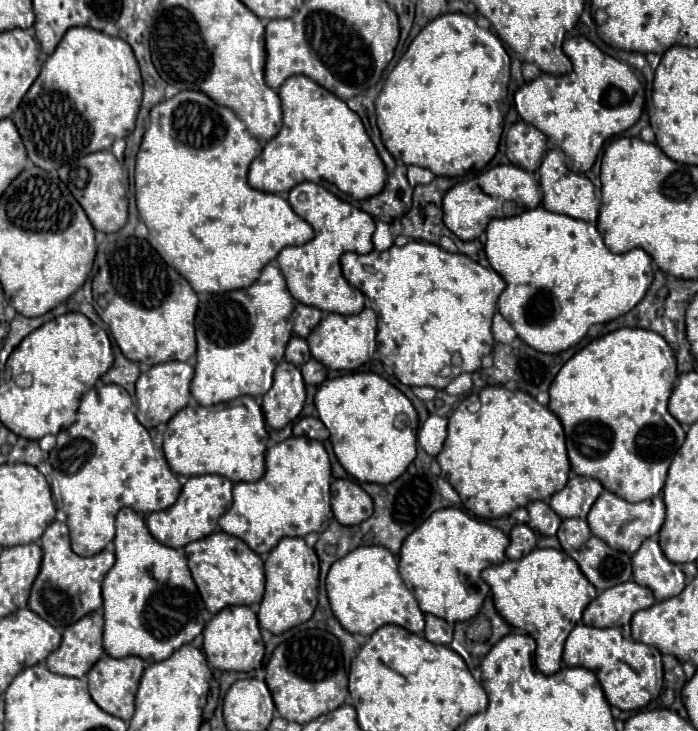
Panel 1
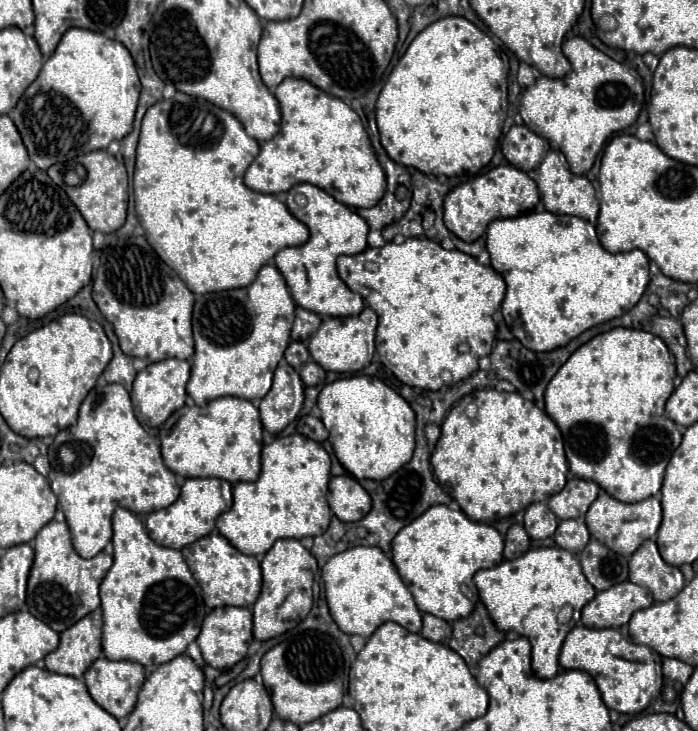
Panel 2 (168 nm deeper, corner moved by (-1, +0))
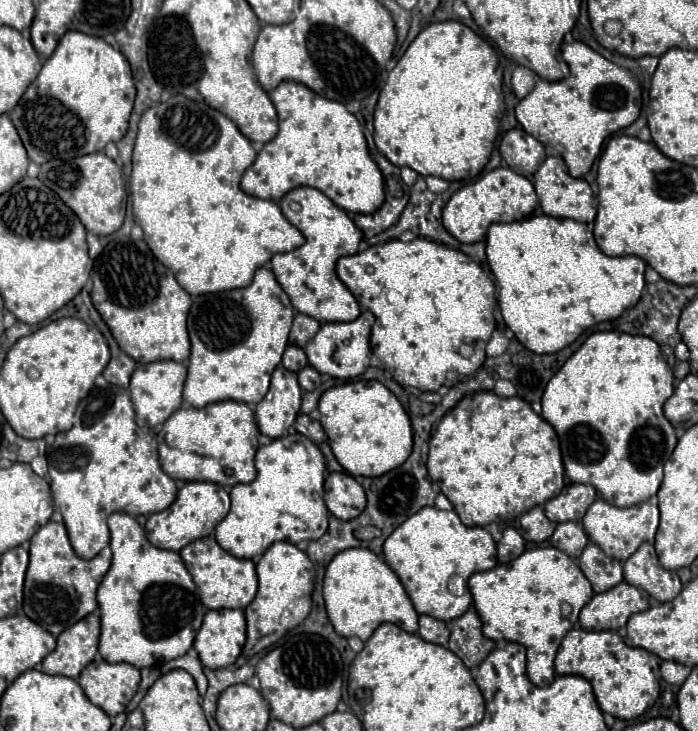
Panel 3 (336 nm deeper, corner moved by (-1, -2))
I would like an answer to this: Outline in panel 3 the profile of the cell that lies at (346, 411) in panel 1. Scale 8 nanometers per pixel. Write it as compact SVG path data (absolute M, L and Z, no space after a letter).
M378 380L334 386L320 398L320 424L340 466L352 476L380 476L406 462L412 452L412 424L398 398Z

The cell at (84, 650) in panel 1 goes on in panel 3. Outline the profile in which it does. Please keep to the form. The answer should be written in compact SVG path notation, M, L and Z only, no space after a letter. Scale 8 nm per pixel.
M96 610L58 636L56 650L42 660L42 672L78 678L98 652L98 636L100 612Z

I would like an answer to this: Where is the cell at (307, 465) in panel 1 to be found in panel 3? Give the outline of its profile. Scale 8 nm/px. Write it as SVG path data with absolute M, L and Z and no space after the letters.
M294 432L284 438L272 440L268 446L260 446L256 452L256 480L250 484L238 484L230 490L232 508L228 516L216 526L216 542L236 558L262 556L270 544L284 540L298 544L300 540L316 540L328 530L328 508L324 504L324 456L312 440Z

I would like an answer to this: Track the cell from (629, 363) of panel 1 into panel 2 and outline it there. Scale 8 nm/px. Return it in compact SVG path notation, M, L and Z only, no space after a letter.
M614 328L582 344L556 372L544 394L548 416L564 432L570 472L596 482L620 502L656 496L672 452L682 442L676 424L664 414L674 378L674 358L656 334Z

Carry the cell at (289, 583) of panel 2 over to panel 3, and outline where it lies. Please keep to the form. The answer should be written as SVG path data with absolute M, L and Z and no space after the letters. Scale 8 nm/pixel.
M274 542L256 564L258 574L258 592L256 598L244 608L246 614L246 644L242 648L240 662L246 662L260 650L278 642L288 630L296 628L306 620L312 608L312 580L314 564L306 552L298 550L290 542Z

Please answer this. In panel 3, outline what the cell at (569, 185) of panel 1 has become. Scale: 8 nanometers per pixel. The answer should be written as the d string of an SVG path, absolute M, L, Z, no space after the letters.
M548 156L542 162L542 166L538 168L538 172L533 175L532 182L536 194L540 198L540 208L544 210L544 214L554 216L554 218L572 218L572 220L578 220L584 224L594 222L598 204L596 204L596 198L594 198L590 184L582 178L572 178L560 156Z

